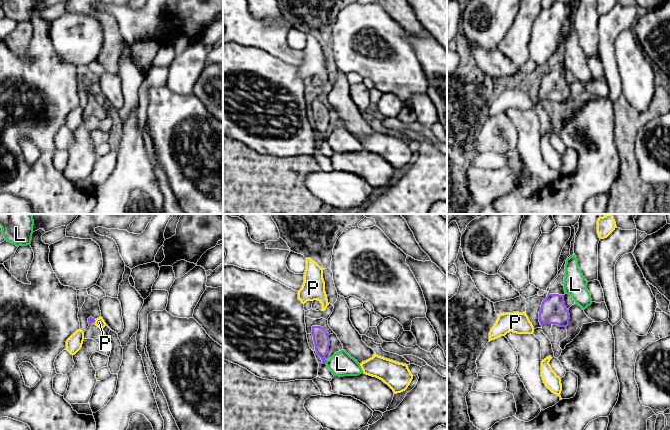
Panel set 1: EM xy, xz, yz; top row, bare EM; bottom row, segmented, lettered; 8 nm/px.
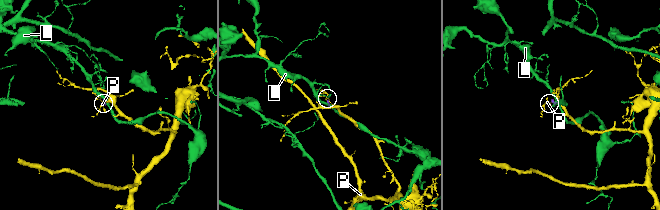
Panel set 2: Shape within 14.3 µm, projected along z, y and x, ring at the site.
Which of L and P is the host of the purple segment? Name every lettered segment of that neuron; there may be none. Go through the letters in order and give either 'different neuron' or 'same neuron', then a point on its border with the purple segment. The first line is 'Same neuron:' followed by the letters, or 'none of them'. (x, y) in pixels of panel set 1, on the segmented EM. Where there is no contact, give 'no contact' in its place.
Same neuron: none of them
L: different neuron; meets purple in xz at (325, 362)
P: different neuron; meets purple in xy at (94, 321)

